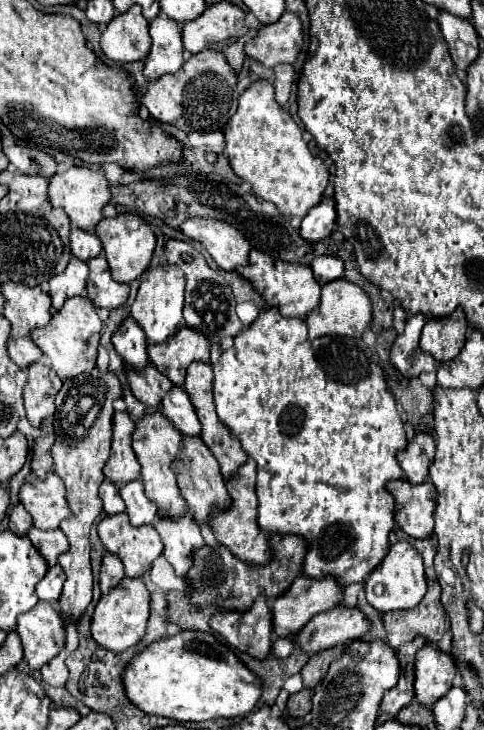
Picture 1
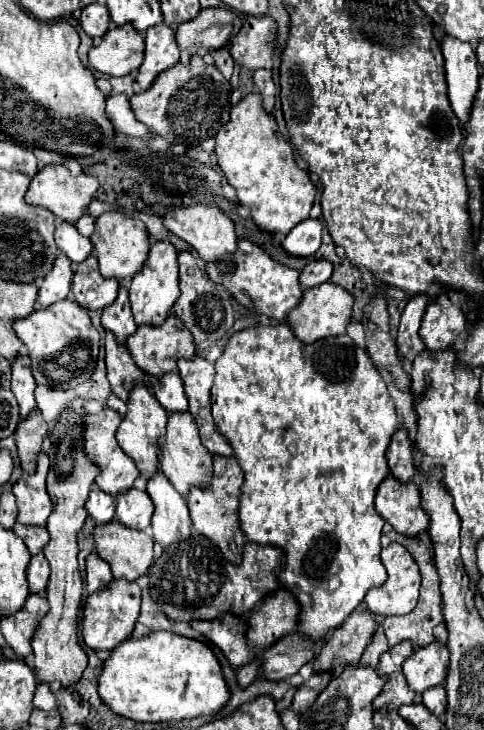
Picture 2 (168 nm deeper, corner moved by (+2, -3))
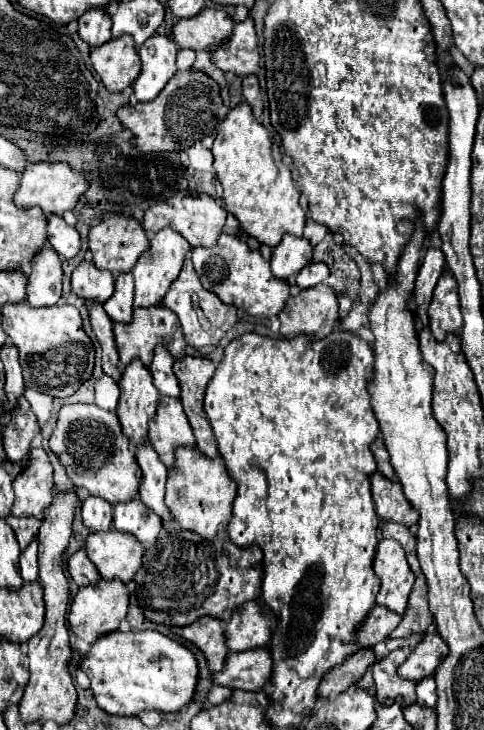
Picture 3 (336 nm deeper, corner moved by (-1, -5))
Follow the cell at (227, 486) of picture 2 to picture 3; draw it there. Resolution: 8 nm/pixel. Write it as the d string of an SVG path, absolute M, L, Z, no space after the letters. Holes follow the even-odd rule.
M179 448L177 464L169 470L165 502L179 524L181 530L197 532L207 538L215 548L223 548L223 542L229 540L227 526L233 512L233 500L237 496L237 484L229 476L229 470L223 458L207 458L197 448Z

